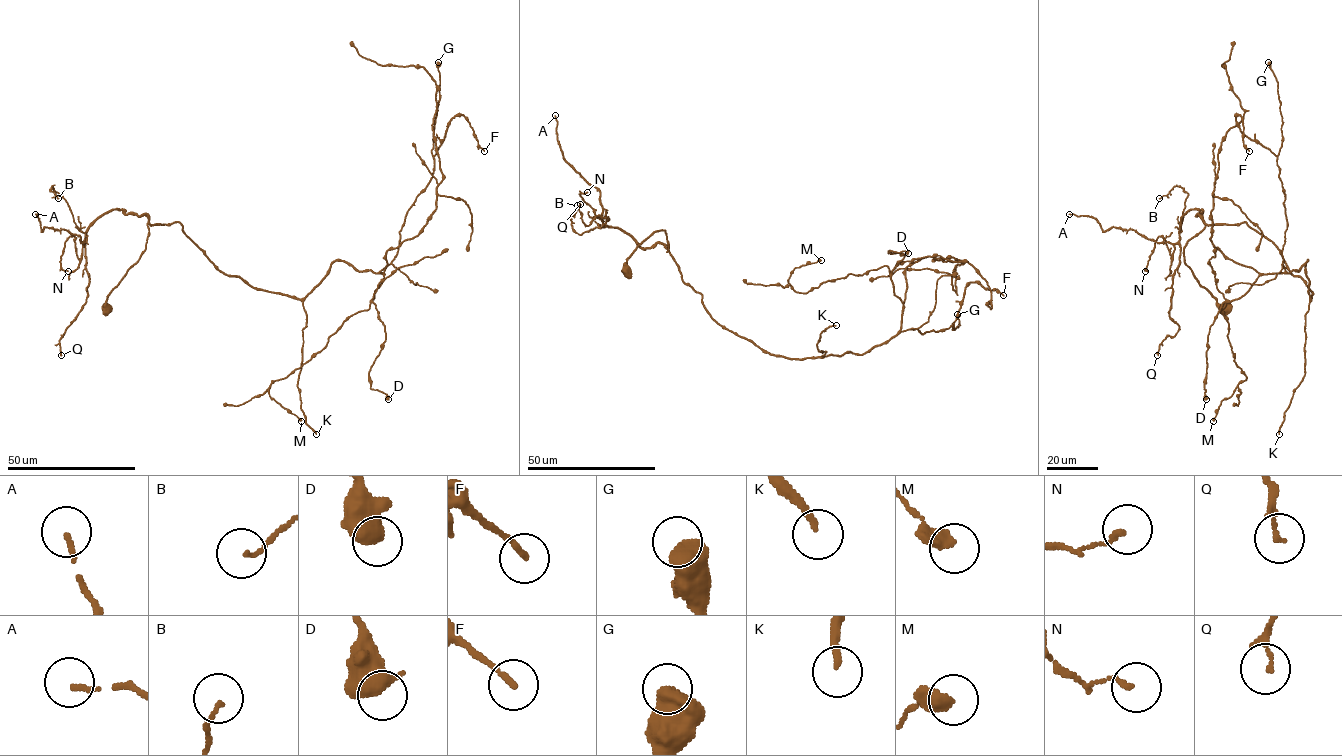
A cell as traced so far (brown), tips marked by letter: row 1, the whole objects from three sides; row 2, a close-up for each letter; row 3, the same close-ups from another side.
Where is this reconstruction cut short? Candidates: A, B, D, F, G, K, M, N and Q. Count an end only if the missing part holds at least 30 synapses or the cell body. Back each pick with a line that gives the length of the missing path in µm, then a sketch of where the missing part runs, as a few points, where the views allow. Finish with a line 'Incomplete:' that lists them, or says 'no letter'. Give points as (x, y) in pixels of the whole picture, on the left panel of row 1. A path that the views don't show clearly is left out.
K: about 90 µm are missing
Incomplete: K

